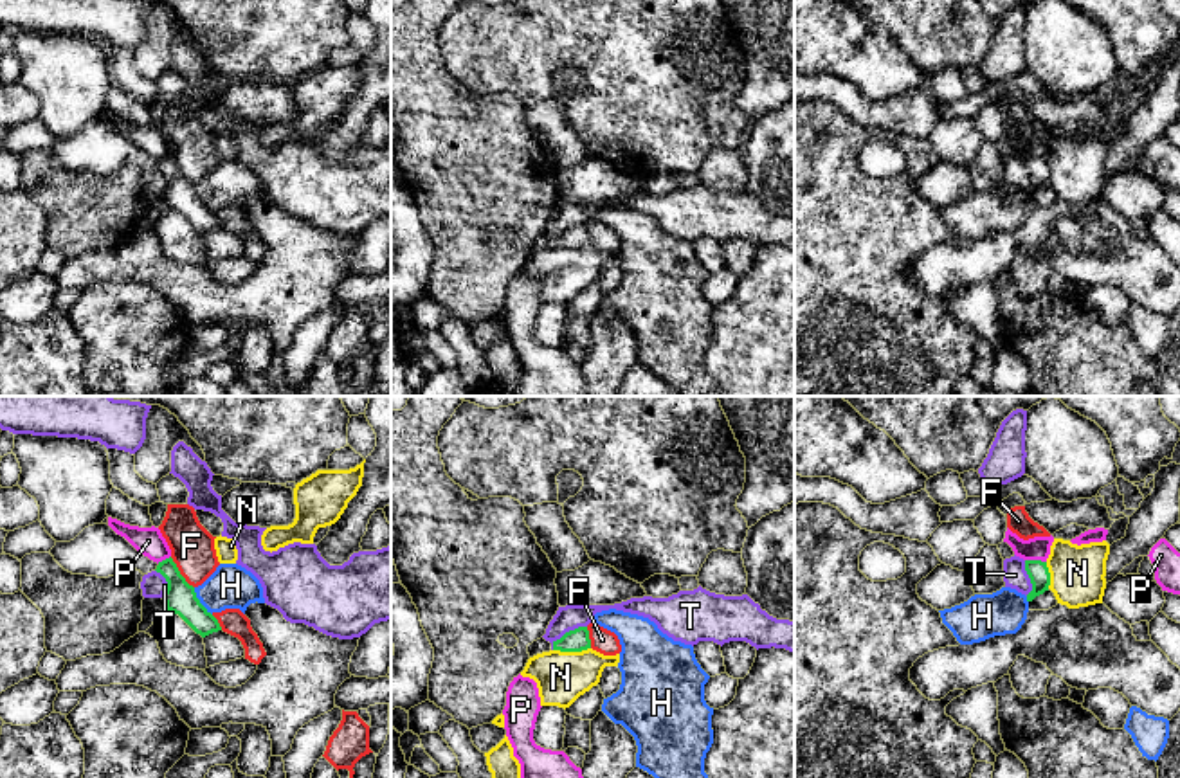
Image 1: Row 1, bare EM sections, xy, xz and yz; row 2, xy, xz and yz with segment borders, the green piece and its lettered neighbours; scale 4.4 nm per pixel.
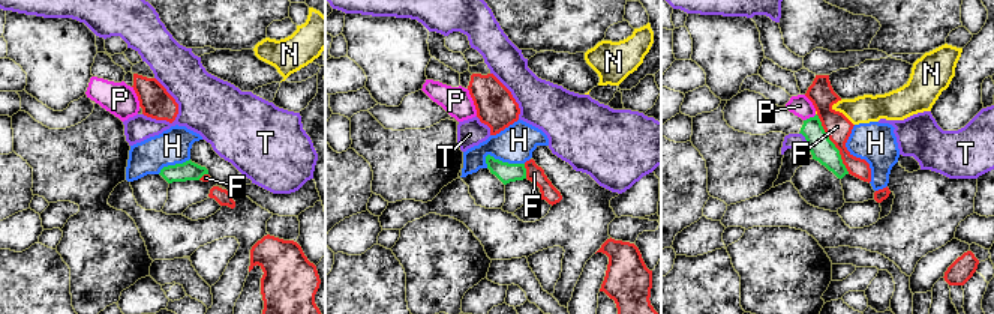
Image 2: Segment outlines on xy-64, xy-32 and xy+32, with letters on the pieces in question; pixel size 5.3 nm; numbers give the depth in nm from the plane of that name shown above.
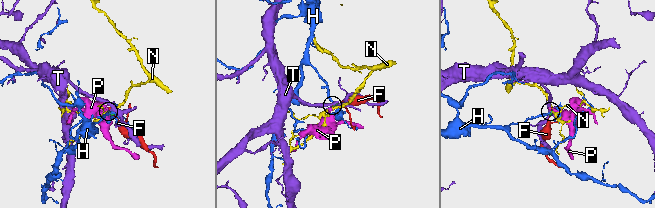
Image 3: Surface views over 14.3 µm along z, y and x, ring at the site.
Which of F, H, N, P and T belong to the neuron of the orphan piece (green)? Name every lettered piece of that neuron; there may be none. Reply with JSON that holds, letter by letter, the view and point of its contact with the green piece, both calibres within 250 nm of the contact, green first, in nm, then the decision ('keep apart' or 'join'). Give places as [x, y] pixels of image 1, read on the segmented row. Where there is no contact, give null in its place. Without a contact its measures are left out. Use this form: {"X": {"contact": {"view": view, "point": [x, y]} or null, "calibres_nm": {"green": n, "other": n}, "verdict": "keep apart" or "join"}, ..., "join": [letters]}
{"F": {"contact": {"view": "xy", "point": [179, 573]}, "calibres_nm": {"green": 140, "other": 190}, "verdict": "keep apart"}, "H": {"contact": {"view": "xy", "point": [199, 602]}, "calibres_nm": {"green": 140, "other": 200}, "verdict": "keep apart"}, "N": {"contact": {"view": "xz", "point": [571, 651]}, "calibres_nm": {"green": 100, "other": 220}, "verdict": "keep apart"}, "P": {"contact": {"view": "yz", "point": [1036, 560]}, "calibres_nm": {"green": 90, "other": 110}, "verdict": "keep apart"}, "T": {"contact": {"view": "xz", "point": [566, 633]}, "calibres_nm": {"green": 100, "other": 110}, "verdict": "keep apart"}, "join": []}

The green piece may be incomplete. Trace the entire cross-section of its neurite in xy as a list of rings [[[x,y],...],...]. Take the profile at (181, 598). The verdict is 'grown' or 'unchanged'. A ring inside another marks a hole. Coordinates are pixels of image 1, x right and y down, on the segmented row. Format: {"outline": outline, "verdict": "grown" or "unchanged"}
{"outline": [[[108,524],[88,526],[70,542],[56,542],[50,555],[72,574],[108,578],[124,569],[137,569],[142,574],[157,571],[168,582],[162,596],[168,611],[178,614],[202,638],[222,630],[218,620],[200,603],[195,587],[186,582],[171,556],[159,564],[150,560]]], "verdict": "grown"}

